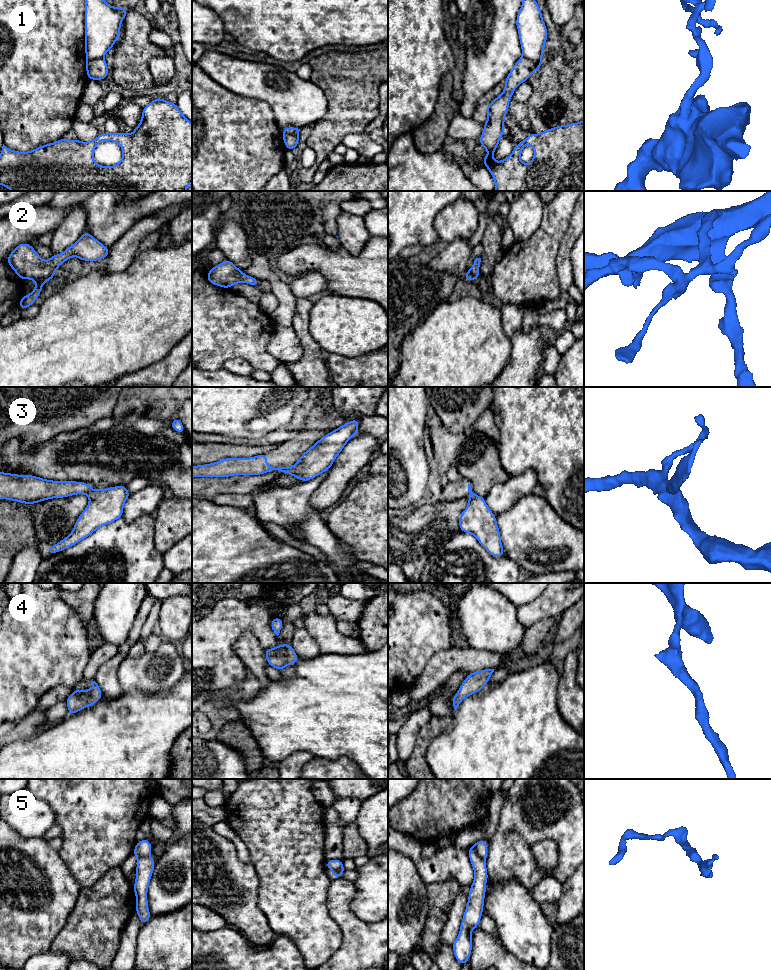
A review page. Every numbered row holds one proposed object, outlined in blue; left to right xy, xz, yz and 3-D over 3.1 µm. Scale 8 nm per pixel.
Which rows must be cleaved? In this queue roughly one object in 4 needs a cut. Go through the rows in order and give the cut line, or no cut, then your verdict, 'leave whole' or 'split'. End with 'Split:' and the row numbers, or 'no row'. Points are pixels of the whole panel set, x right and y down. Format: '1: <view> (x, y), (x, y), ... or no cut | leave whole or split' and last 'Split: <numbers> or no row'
1: yz (522, 56), (532, 60), (539, 66) | split
2: no cut | leave whole
3: no cut | leave whole
4: no cut | leave whole
5: yz (471, 847), (479, 856), (485, 859) | split
Split: 1, 5

